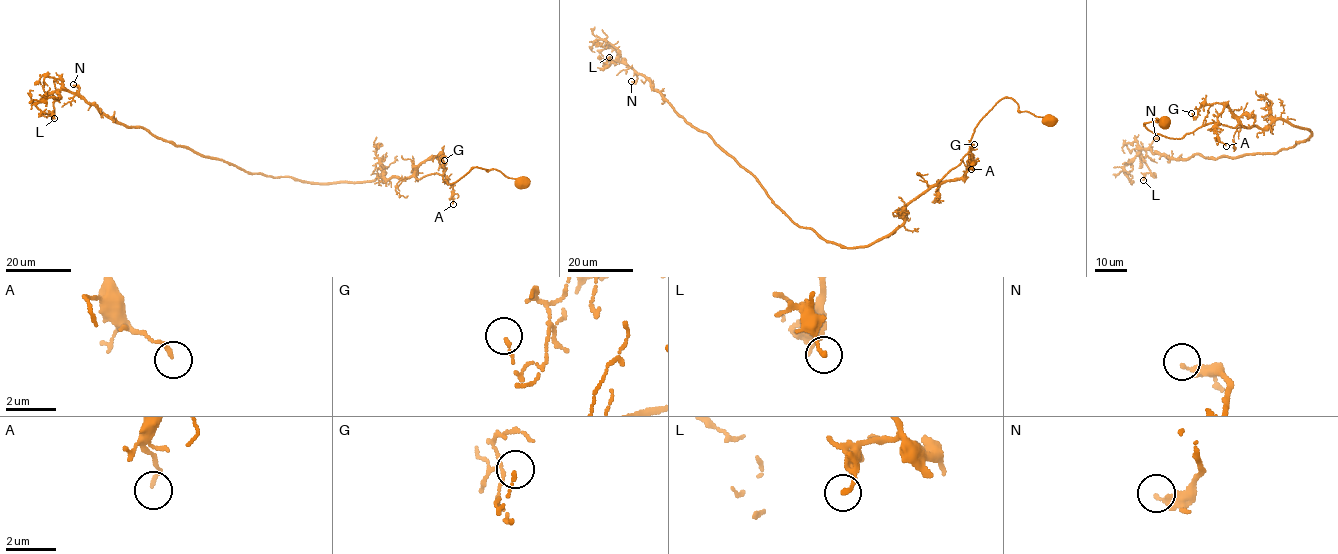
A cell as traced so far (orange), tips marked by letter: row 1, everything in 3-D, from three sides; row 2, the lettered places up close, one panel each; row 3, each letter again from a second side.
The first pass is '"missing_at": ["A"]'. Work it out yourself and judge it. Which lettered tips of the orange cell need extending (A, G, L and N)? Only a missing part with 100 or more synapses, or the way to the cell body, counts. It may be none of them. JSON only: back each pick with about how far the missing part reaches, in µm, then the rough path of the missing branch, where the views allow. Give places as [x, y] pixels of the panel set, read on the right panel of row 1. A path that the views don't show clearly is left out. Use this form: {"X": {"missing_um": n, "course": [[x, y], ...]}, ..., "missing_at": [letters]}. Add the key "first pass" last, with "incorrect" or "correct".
{"missing_at": [], "first pass": "incorrect"}

